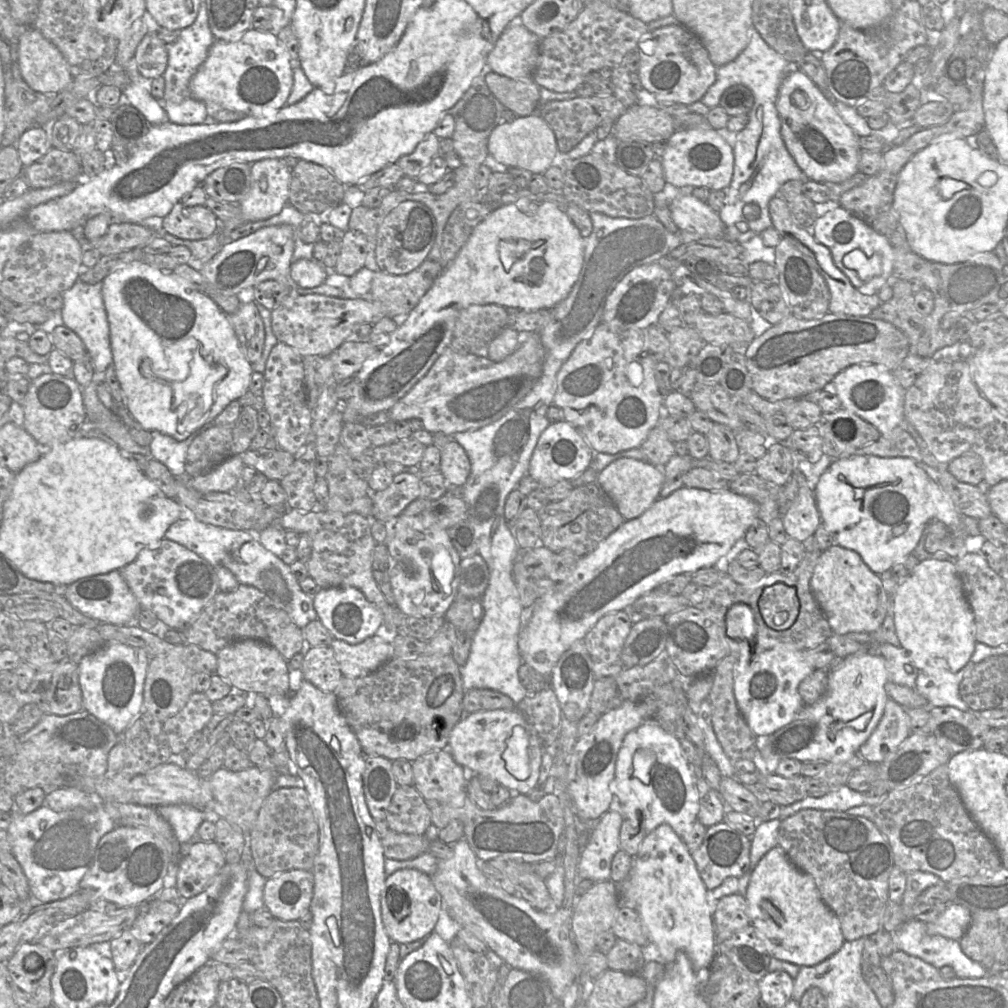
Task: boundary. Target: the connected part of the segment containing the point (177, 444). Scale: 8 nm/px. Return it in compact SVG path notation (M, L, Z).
M196 431L183 441L177 441L165 434L154 436L149 445L151 457L164 464L175 478L186 478L187 450L198 434L199 431Z

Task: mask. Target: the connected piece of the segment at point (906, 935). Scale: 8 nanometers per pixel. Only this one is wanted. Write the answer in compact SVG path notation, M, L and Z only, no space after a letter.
M919 920L904 922L894 933L896 947L940 969L951 966L958 978L982 978L986 969L962 951L959 940L927 932L926 923Z

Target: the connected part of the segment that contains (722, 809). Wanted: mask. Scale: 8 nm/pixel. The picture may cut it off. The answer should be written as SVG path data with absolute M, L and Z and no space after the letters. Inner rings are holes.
M703 777L697 779L696 788L699 797L697 821L707 828L722 822L728 808L719 792L714 790Z

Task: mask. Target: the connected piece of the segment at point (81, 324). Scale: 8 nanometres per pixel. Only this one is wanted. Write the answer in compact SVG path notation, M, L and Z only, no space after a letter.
M77 280L74 285L62 292L63 306L58 313L58 321L74 331L85 345L96 373L104 373L113 363L110 342L110 328L102 296L102 283L88 284Z

